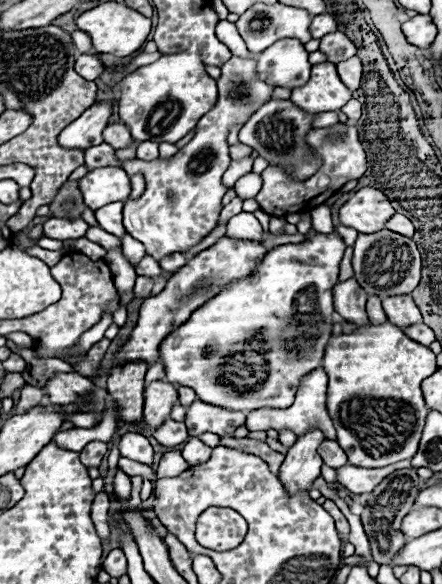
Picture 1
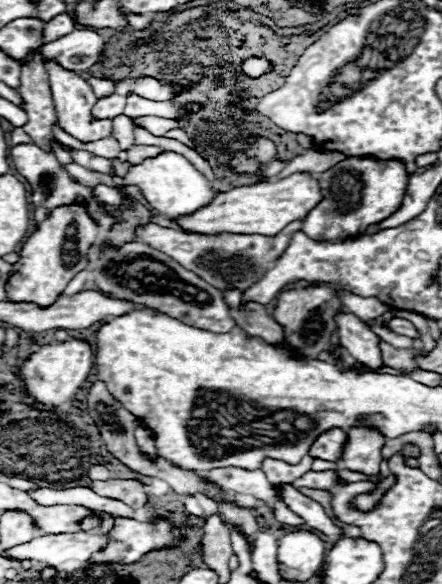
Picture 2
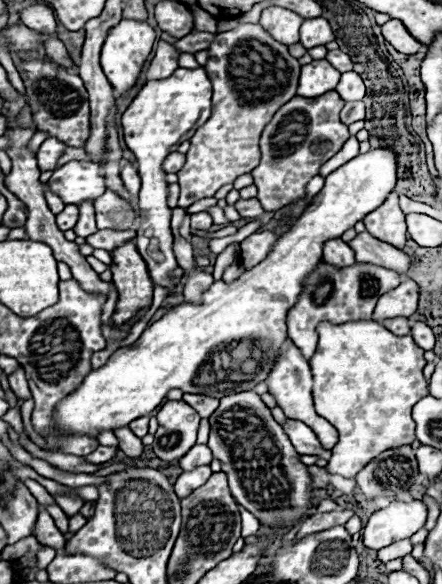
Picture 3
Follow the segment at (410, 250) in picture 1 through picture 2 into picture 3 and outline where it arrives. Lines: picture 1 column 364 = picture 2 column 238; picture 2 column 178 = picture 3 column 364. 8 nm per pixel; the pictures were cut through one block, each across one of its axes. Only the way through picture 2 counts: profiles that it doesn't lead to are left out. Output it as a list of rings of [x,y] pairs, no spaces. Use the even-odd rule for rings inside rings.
[[[368,232],[358,234],[350,242],[350,248],[356,252],[358,264],[376,264],[382,268],[390,268],[400,276],[406,274],[410,268],[410,256],[406,252],[370,236]]]

